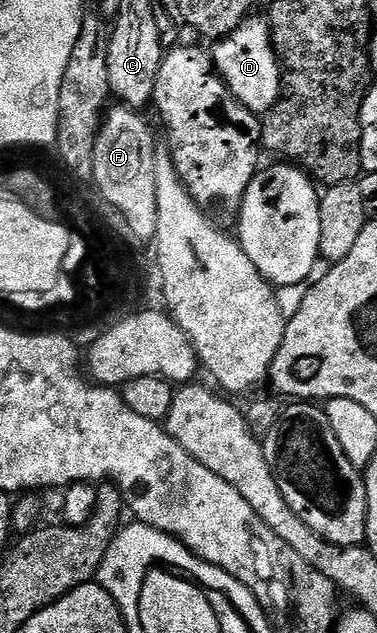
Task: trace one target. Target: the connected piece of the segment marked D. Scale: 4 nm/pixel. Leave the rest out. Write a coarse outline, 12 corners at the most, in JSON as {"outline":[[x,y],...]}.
{"outline":[[267,18],[211,44],[212,65],[258,117],[280,99]]}

